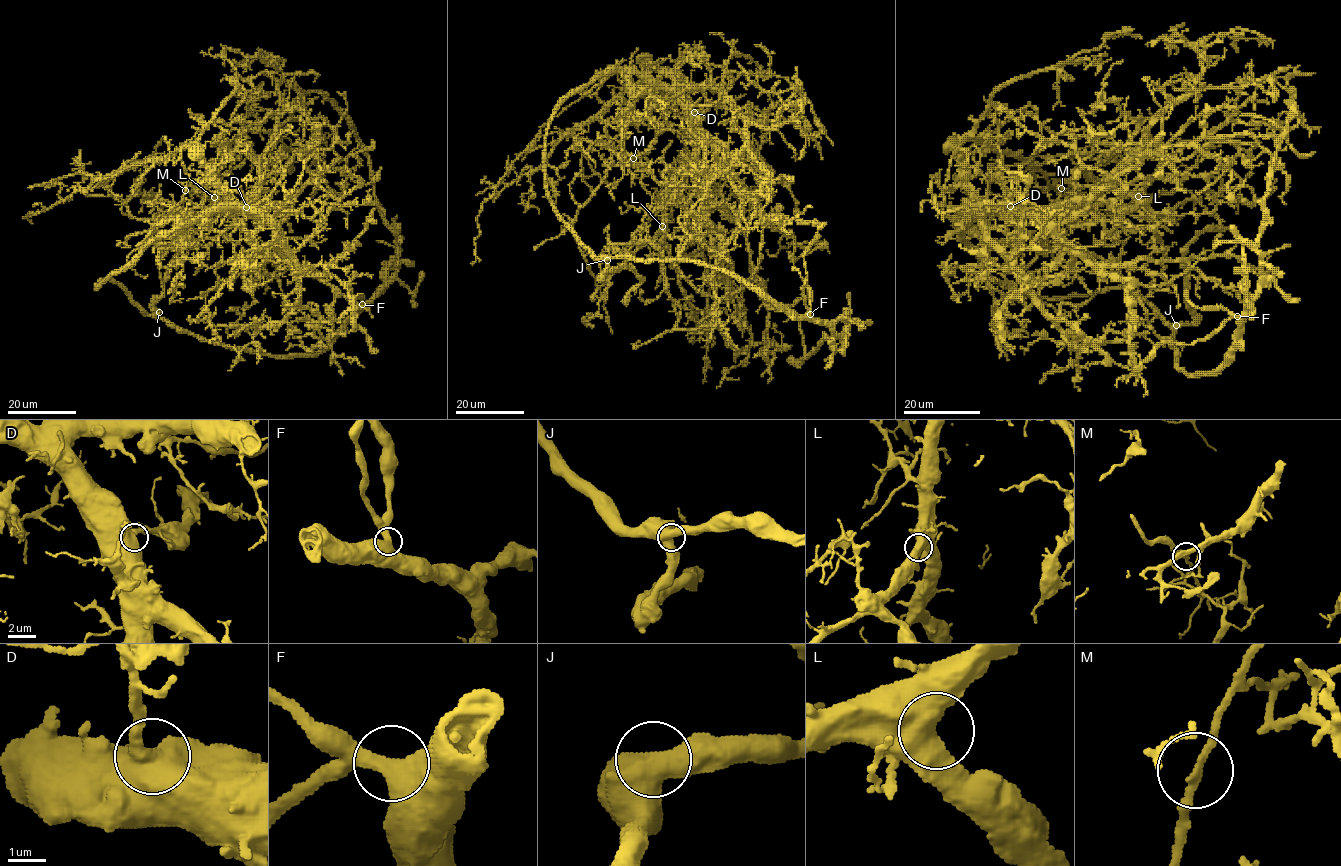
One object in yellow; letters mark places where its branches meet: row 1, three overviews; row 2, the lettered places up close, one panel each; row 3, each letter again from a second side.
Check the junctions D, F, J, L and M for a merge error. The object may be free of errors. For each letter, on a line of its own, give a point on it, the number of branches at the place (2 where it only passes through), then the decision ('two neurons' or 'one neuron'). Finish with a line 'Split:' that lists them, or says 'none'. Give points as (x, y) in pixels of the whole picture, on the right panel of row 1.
D: place (1010, 206); branches 2; one neuron
F: place (1237, 316); branches 2; one neuron
J: place (1176, 325); branches 2; one neuron
L: place (1138, 196); branches 2; one neuron
M: place (1061, 188); branches 2; two neurons
Split: M

